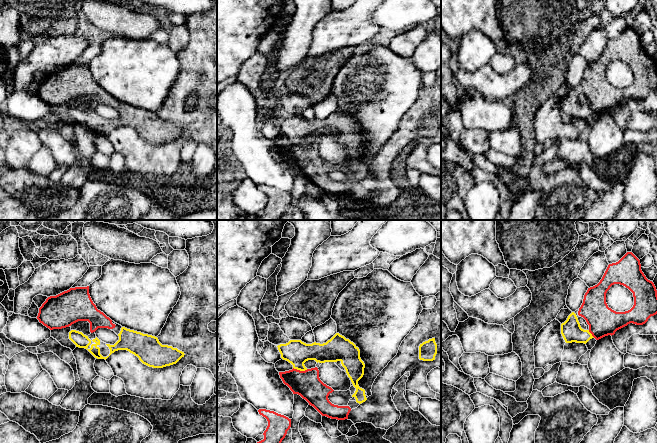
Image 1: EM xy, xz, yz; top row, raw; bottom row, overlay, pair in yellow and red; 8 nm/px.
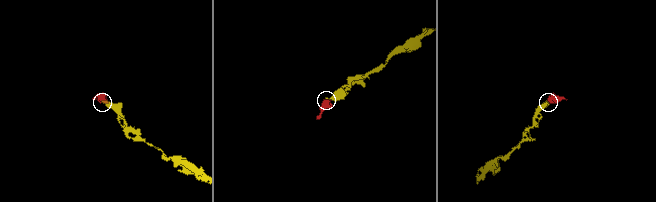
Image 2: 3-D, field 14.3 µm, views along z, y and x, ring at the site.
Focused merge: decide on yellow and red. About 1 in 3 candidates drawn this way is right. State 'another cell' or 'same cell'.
same cell

